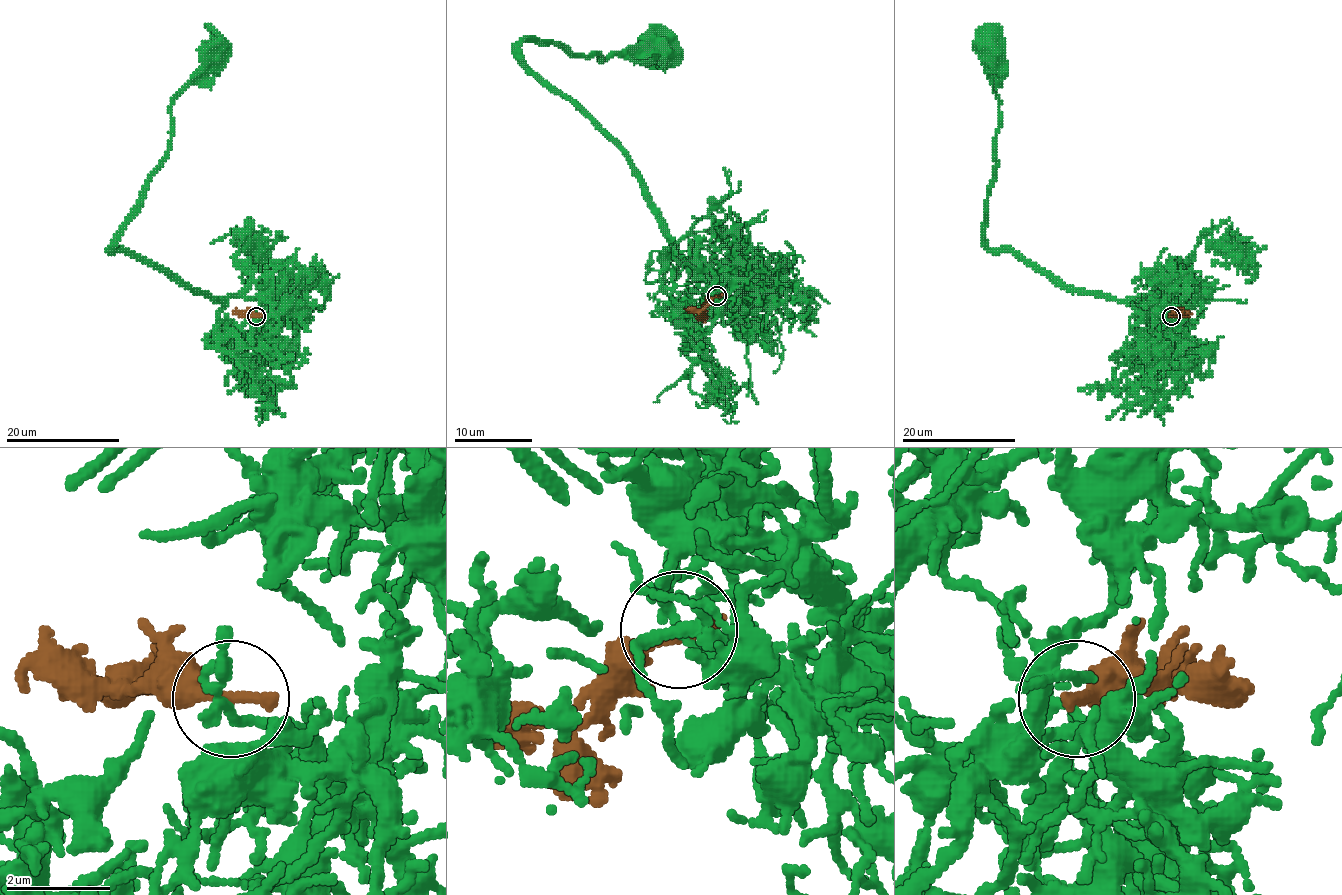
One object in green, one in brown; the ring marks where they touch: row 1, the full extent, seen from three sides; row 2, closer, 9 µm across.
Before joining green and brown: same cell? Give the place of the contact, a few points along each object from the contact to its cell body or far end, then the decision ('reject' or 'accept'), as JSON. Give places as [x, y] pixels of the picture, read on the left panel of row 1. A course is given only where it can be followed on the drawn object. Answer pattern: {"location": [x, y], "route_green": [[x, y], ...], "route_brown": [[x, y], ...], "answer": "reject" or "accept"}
{"location": [256, 316], "route_green": [[257, 316], [275, 320], [274, 306], [191, 292], [110, 248], [170, 148], [171, 100], [213, 49]], "route_brown": [[257, 316], [245, 314], [235, 307]], "answer": "reject"}

